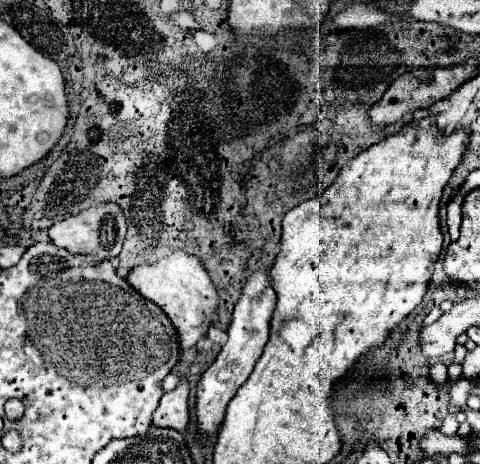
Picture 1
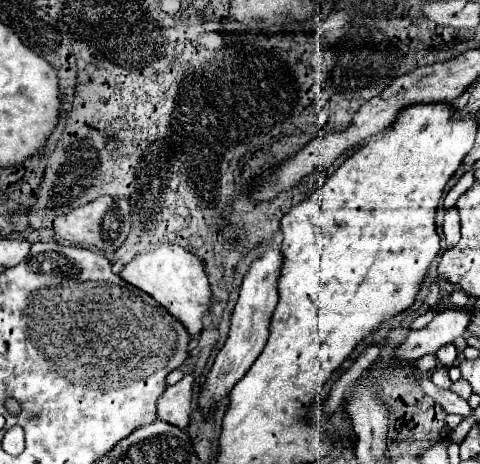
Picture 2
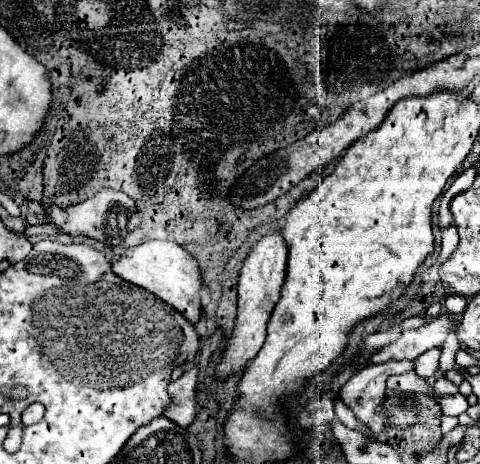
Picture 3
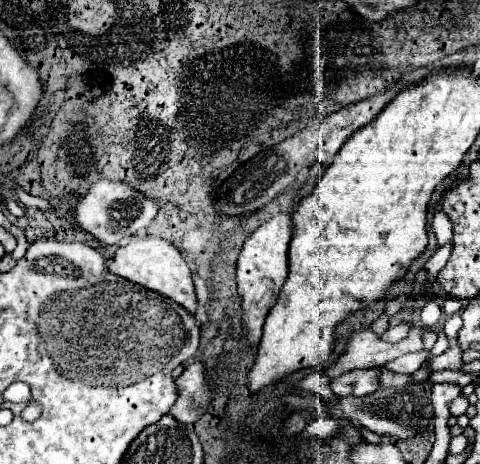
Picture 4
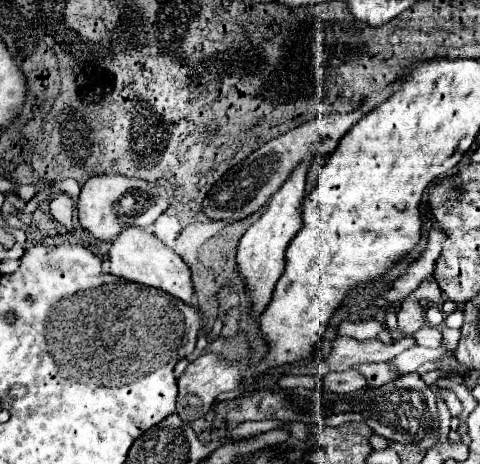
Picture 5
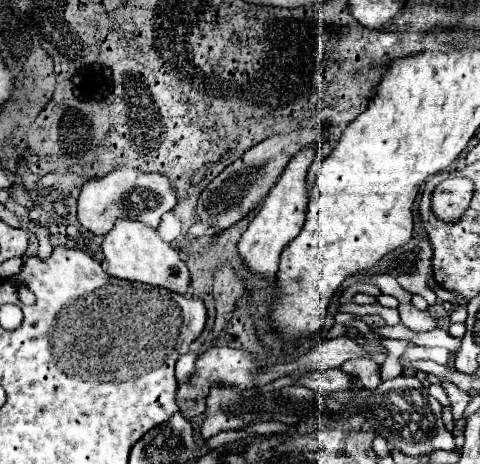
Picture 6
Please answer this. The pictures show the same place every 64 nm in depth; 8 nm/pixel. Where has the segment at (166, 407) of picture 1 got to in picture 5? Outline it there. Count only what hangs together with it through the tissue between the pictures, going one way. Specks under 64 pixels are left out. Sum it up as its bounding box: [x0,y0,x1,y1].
[176,354,242,422]

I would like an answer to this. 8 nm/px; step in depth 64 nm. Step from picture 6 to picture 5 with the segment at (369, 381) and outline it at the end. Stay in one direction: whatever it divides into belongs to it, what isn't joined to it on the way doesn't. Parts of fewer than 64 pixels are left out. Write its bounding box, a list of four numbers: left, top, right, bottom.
[358,364,400,388]

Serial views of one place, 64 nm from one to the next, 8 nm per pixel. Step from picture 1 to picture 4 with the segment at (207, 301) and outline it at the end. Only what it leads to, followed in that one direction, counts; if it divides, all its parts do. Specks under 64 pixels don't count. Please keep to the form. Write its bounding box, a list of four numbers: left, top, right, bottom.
[108,238,198,314]

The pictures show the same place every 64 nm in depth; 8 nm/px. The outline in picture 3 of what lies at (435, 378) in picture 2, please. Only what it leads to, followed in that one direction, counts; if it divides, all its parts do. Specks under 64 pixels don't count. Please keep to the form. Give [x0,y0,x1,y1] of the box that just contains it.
[434,376,458,394]

